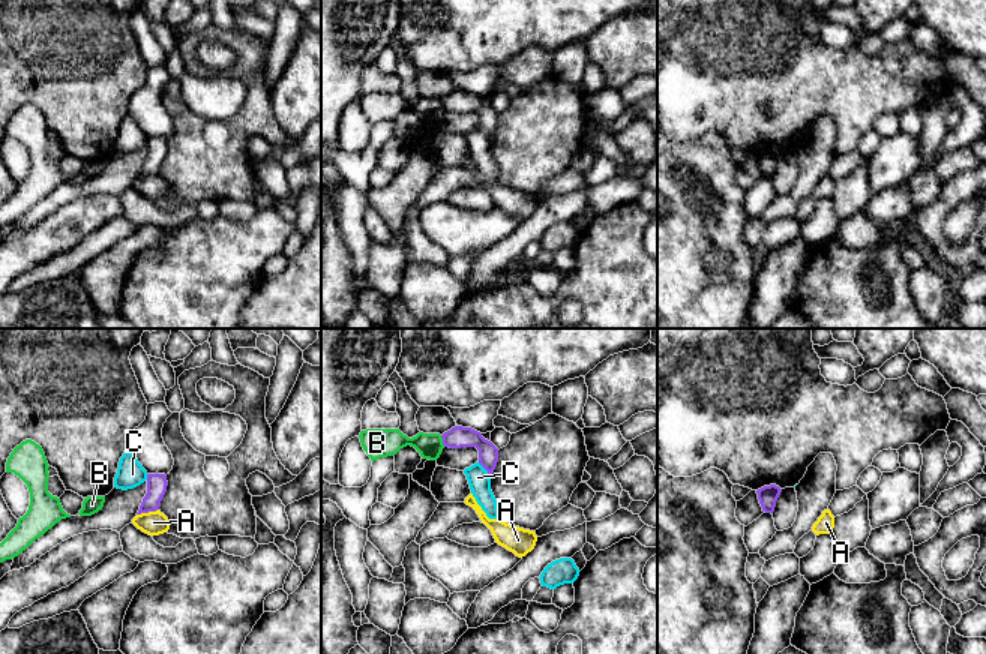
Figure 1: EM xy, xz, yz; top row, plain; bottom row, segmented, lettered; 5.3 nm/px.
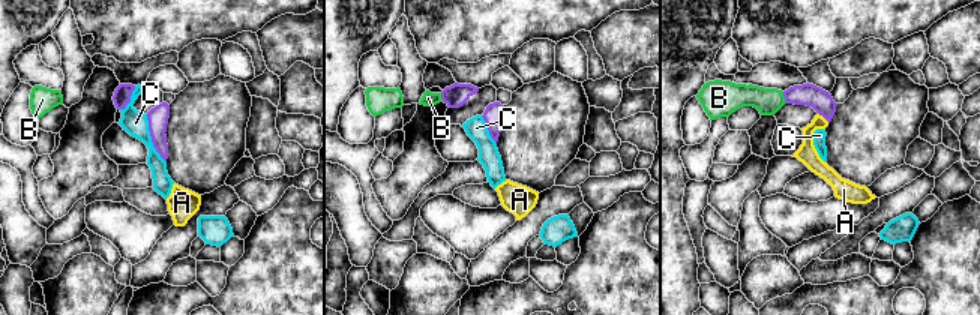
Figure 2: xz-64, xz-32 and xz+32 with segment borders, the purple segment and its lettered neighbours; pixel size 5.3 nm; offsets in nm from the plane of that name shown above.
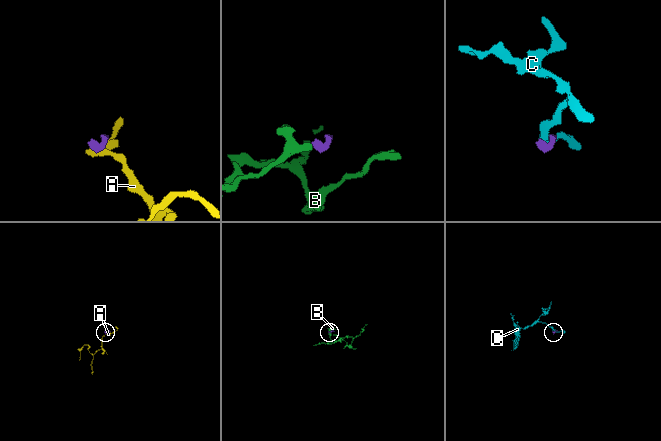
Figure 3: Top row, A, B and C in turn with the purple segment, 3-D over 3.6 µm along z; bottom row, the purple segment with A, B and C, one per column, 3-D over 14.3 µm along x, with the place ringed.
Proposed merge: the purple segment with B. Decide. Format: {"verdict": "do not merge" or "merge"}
{"verdict": "do not merge"}

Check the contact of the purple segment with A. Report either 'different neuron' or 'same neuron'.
different neuron

